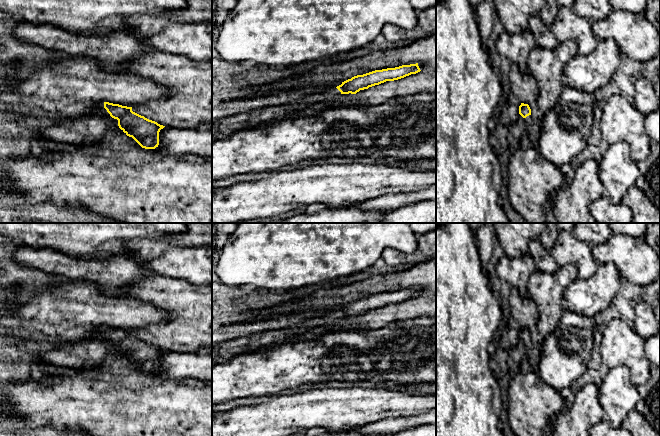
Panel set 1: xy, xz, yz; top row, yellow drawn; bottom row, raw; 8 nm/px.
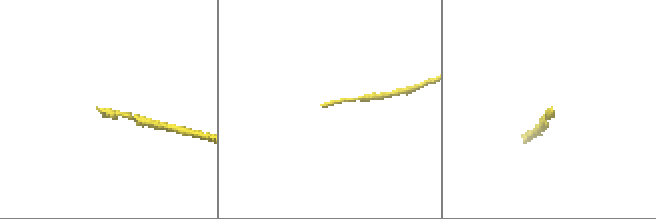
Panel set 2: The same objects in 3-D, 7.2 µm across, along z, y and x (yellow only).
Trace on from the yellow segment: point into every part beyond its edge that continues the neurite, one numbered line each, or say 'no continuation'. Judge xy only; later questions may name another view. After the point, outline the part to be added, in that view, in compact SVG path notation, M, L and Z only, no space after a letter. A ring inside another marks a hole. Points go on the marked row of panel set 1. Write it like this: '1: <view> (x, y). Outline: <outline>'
1: xy (102, 111). Outline: M99 103L97 107L98 107L98 113L97 113L97 114L103 116L104 118L110 118L112 121L114 121L114 122L116 123L119 132L123 133L123 130L121 130L121 129L119 128L119 126L118 126L118 120L117 120L117 119L114 119L114 118L112 118L112 117L110 116L110 114L109 114L109 113L107 112L107 110L104 108L104 103Z

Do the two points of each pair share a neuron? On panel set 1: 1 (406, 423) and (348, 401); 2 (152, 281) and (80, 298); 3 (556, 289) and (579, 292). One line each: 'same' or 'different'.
1: different
2: different
3: different

